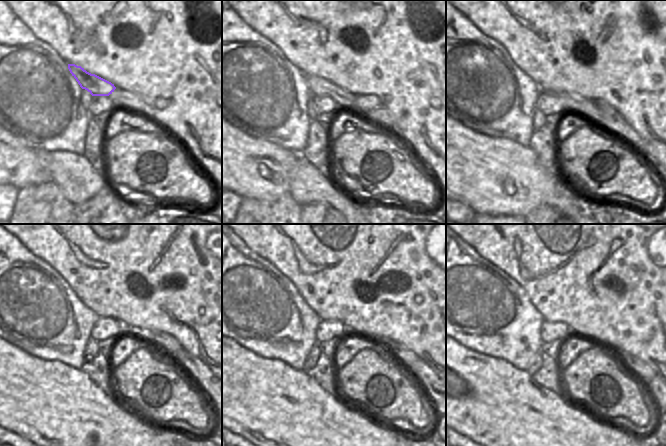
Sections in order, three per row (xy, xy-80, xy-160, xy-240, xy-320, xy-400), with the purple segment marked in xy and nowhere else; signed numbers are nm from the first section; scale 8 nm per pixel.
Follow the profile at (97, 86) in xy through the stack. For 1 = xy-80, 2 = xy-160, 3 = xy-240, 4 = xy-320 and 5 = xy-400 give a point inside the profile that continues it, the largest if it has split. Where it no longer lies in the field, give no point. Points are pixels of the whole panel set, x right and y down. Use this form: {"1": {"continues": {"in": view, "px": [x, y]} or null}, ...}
{"1": {"continues": {"in": "xy-80", "px": [318, 86]}}, "2": {"continues": {"in": "xy-160", "px": [614, 123]}}, "3": {"continues": {"in": "xy-240", "px": [198, 371]}}, "4": {"continues": {"in": "xy-320", "px": [425, 376]}}, "5": {"continues": {"in": "xy-400", "px": [649, 384]}}}

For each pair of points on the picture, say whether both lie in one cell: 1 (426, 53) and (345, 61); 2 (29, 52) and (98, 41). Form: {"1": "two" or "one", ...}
{"1": "one", "2": "two"}

